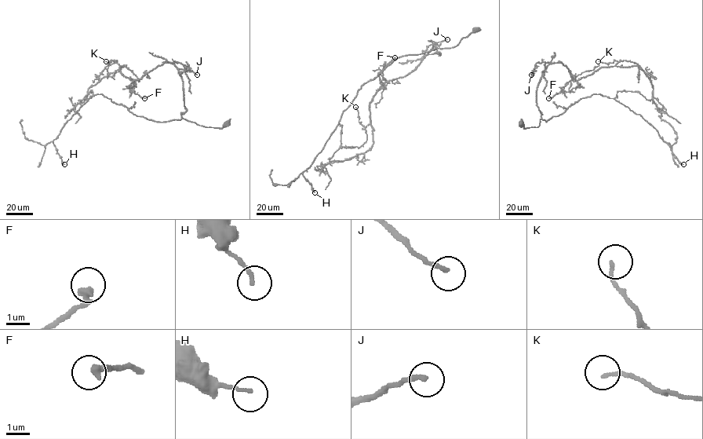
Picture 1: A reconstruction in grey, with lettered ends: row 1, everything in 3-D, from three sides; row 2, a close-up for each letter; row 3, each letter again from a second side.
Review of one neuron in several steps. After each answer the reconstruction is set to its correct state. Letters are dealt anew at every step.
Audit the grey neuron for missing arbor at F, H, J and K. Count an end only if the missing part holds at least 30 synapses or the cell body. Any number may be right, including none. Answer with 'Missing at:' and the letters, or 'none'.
Missing at: J

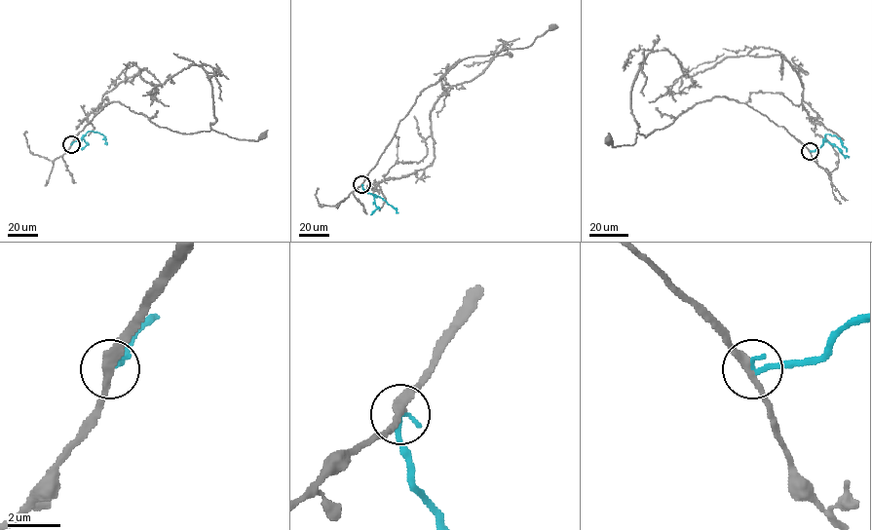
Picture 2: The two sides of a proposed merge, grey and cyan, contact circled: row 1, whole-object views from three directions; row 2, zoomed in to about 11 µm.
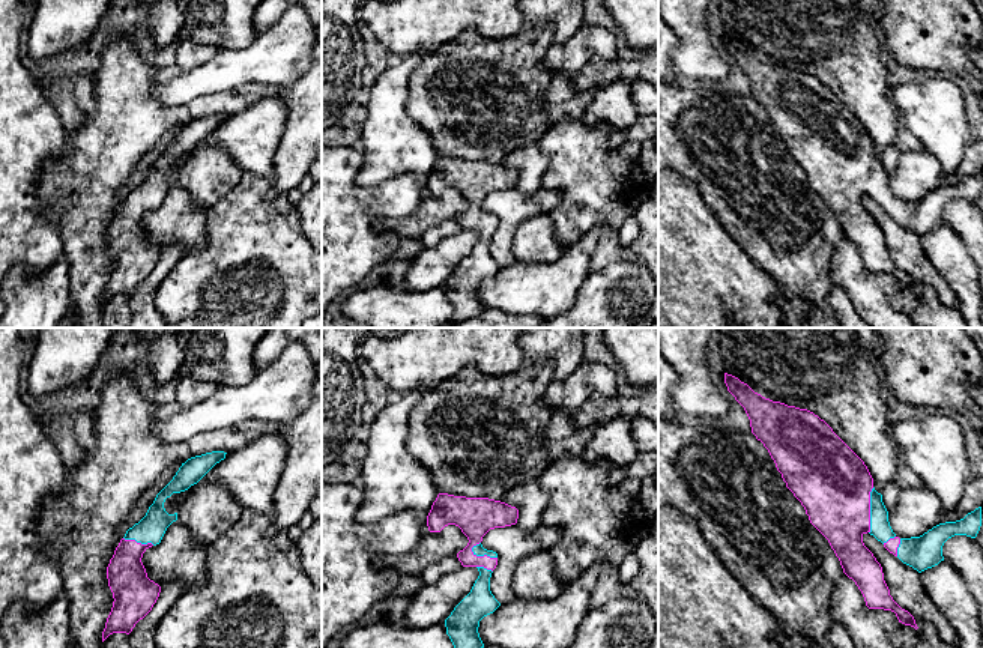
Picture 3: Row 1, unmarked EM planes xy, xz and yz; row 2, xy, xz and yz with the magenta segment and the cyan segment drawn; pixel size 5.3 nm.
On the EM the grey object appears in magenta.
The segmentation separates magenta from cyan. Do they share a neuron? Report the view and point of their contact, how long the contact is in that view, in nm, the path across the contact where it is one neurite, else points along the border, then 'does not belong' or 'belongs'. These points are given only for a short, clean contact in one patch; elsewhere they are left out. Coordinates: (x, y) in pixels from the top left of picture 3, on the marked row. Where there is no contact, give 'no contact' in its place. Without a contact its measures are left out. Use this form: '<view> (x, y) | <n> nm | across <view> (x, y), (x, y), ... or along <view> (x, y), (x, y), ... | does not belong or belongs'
yz (869, 510) | 240 nm | belongs

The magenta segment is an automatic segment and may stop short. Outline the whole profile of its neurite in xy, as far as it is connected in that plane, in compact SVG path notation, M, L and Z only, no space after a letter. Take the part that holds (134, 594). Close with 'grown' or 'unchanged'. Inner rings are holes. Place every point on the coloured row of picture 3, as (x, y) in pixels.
M212 451L182 463L173 480L156 495L146 516L120 540L107 567L108 586L114 601L102 631L102 642L113 633L129 634L159 597L161 586L147 577L141 558L149 547L161 543L167 528L177 520L177 513L165 511L165 499L197 484L225 459L225 454Z; grown

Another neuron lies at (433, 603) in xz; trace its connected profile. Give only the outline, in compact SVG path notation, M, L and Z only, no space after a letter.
M460 567L446 573L434 583L412 595L403 624L410 628L424 628L443 622L454 607L470 592L479 571L476 567Z

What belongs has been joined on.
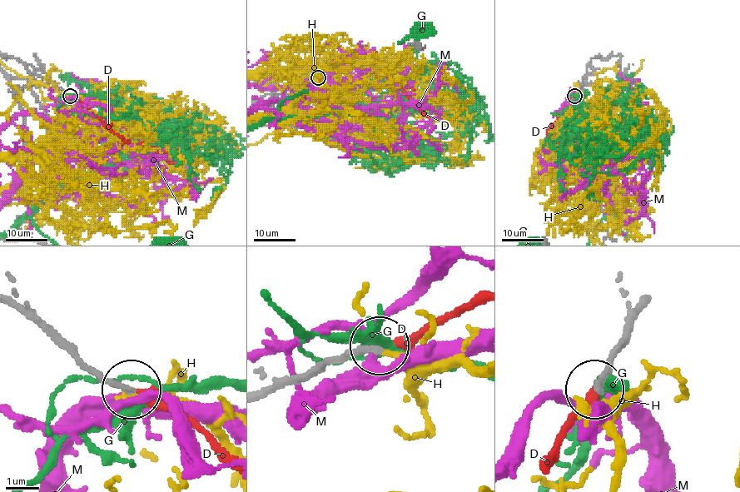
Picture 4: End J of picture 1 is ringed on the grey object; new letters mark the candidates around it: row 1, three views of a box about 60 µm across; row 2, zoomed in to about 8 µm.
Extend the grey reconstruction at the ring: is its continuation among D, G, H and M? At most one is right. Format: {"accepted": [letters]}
{"accepted": []}

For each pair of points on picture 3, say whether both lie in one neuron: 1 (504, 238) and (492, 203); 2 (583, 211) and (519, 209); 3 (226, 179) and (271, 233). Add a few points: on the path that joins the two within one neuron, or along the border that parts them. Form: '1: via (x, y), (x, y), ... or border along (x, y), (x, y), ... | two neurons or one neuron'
1: via (504, 229), (504, 215), (501, 212) | one neuron
2: border along (540, 187), (559, 193), (559, 202), (549, 212) | two neurons
3: border along (244, 172), (241, 179), (209, 211) | two neurons

